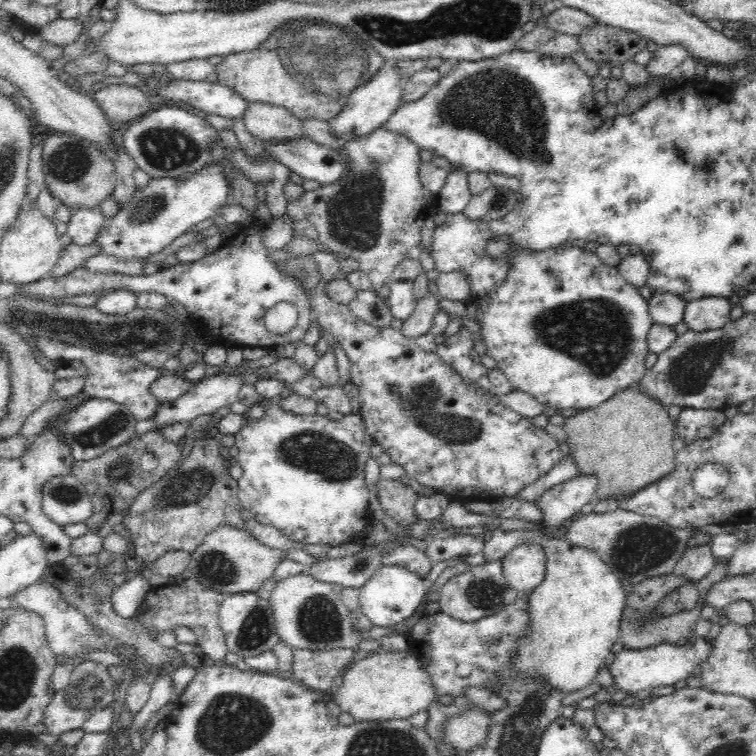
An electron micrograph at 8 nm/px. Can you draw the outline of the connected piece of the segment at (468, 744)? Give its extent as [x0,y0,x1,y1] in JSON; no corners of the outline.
[441,705,490,750]

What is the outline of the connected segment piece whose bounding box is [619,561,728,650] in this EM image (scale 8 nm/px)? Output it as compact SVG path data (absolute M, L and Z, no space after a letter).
M727 561L715 563L712 570L706 576L700 578L698 586L693 585L696 581L689 581L686 577L671 574L660 574L660 576L652 576L638 582L634 585L626 597L626 606L622 613L622 634L620 633L619 642L624 649L645 649L646 647L656 646L662 643L677 643L682 639L686 632L694 629L698 620L701 618L700 610L698 610L698 601L701 595L698 590L708 590L717 582L724 580L727 576Z

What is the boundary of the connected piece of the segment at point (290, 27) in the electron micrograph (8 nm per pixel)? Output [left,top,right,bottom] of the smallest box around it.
[213,20,385,120]

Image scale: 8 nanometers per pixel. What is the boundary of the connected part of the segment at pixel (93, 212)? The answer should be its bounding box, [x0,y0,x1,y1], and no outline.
[67,206,104,246]

